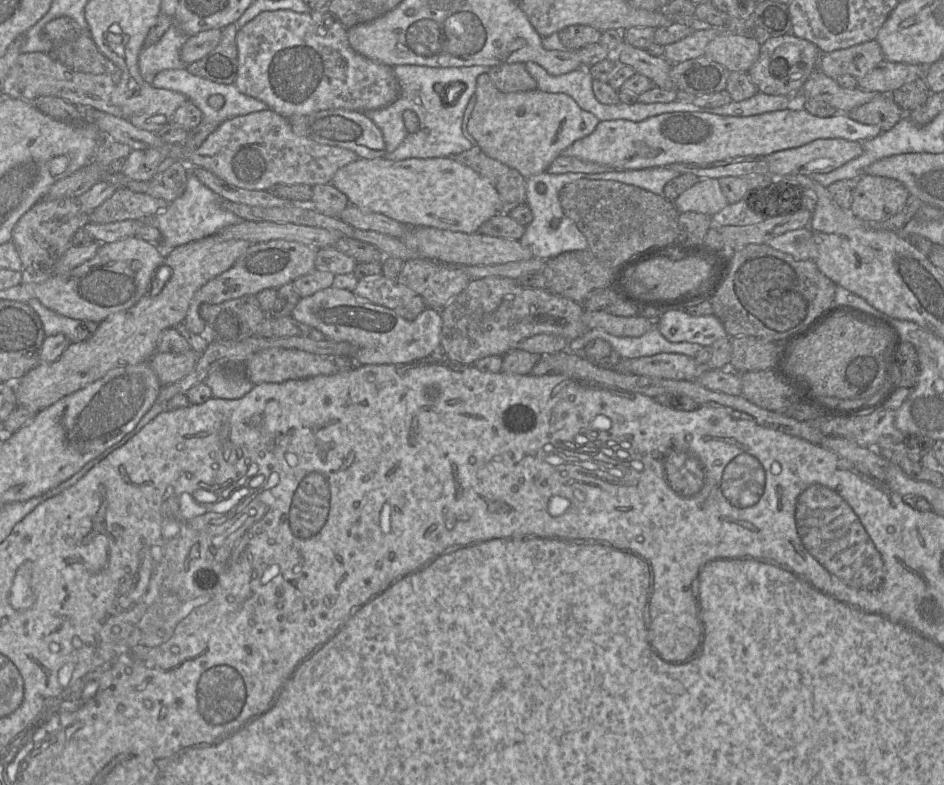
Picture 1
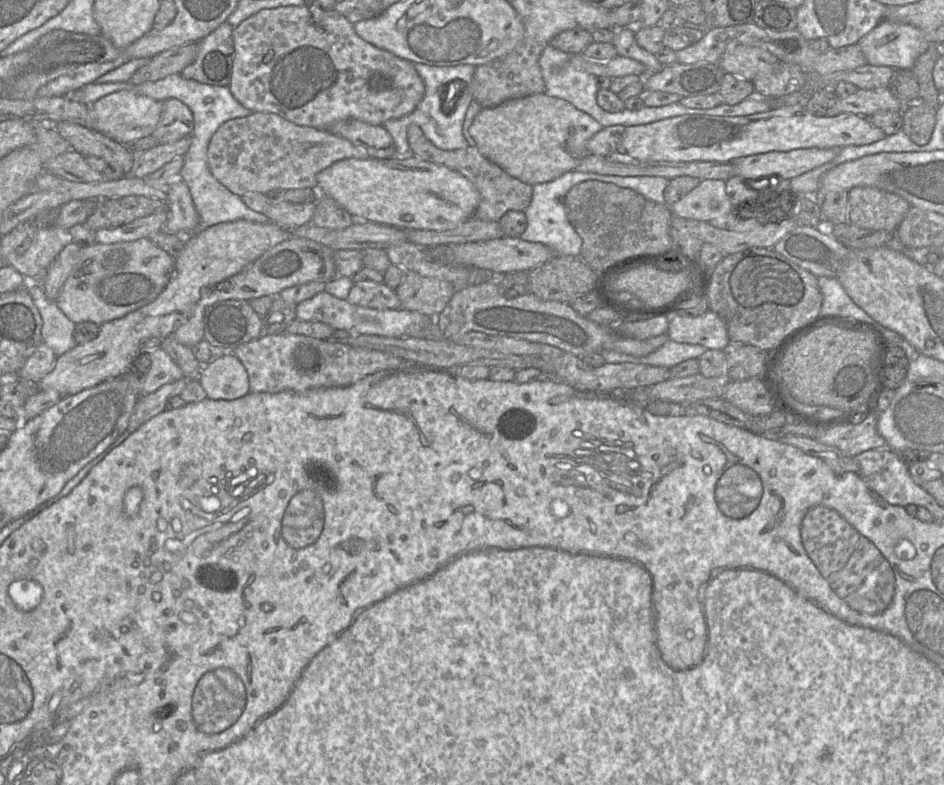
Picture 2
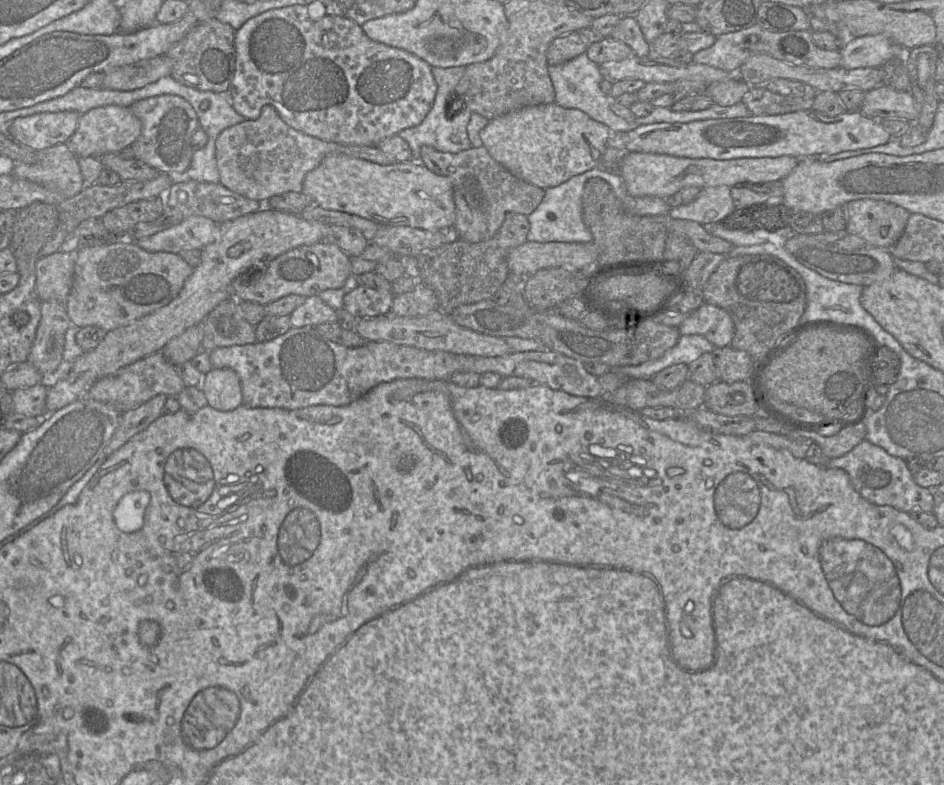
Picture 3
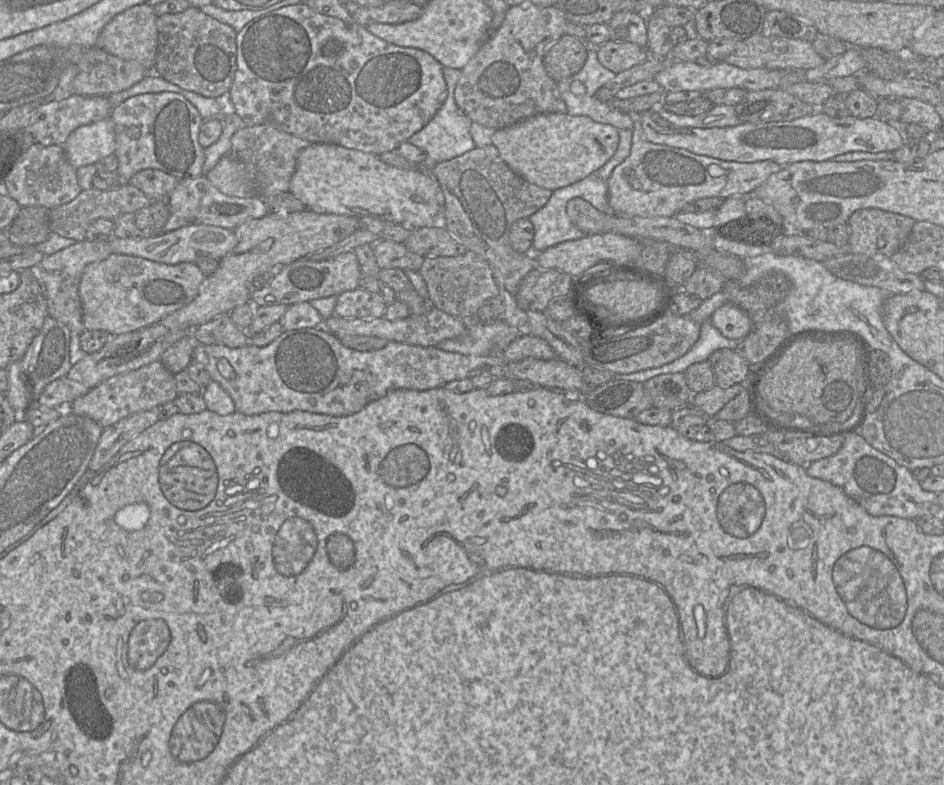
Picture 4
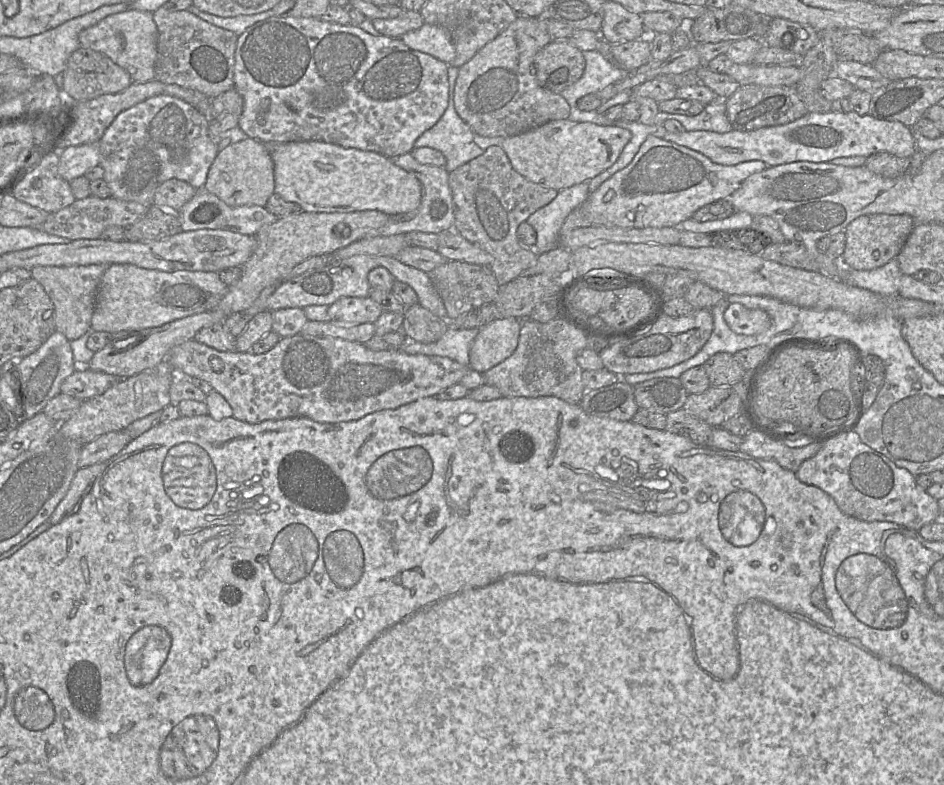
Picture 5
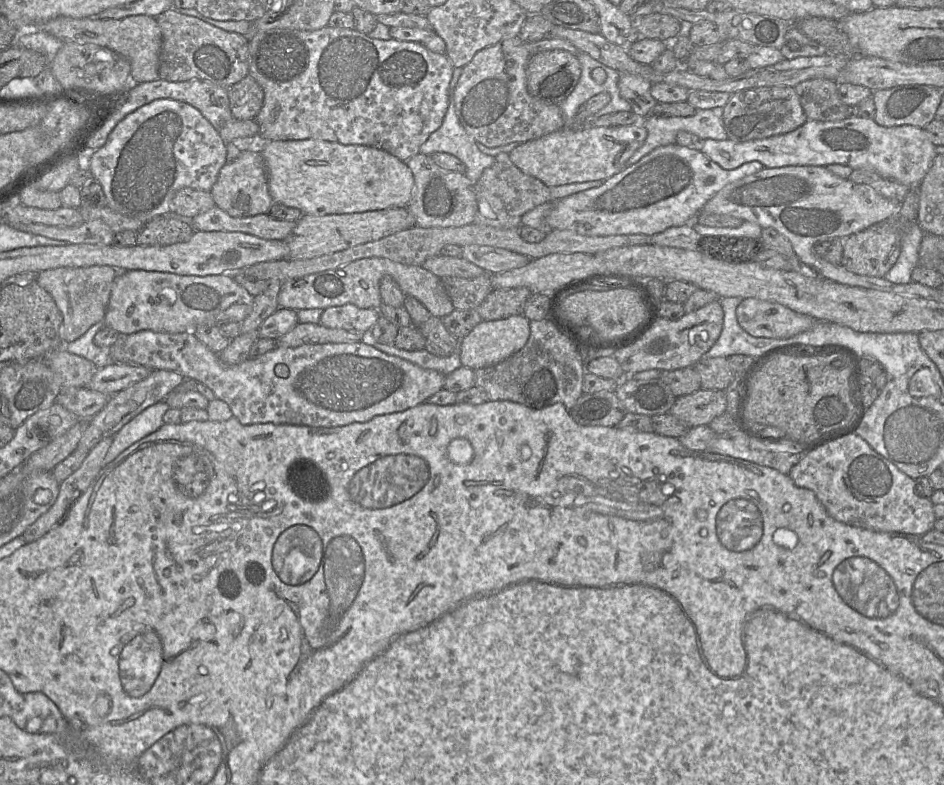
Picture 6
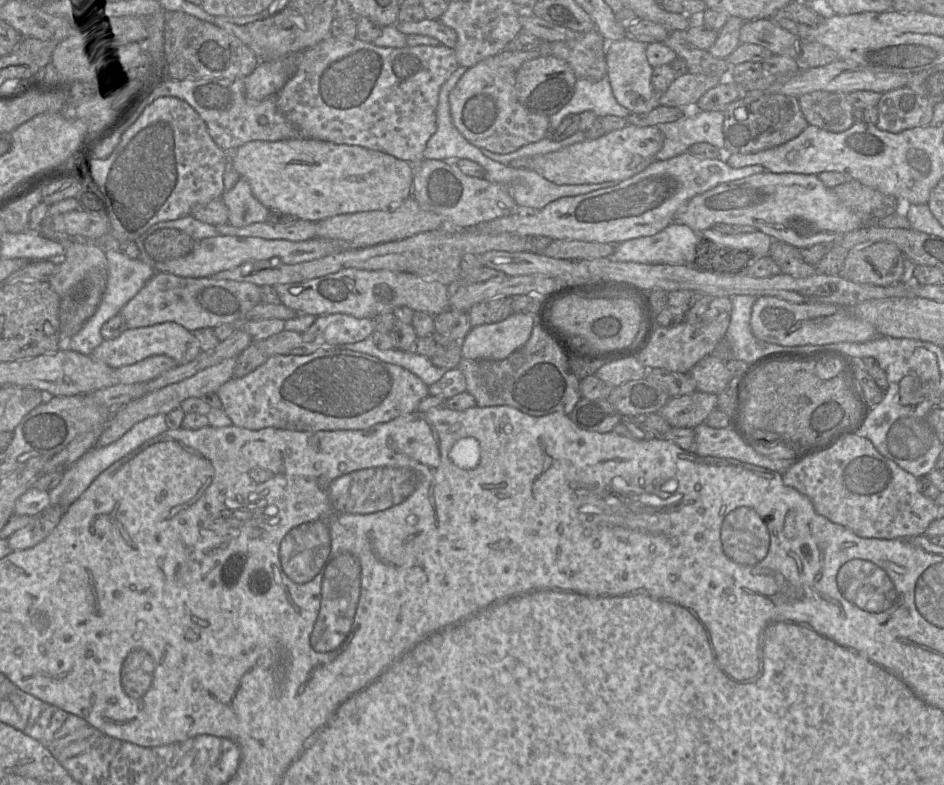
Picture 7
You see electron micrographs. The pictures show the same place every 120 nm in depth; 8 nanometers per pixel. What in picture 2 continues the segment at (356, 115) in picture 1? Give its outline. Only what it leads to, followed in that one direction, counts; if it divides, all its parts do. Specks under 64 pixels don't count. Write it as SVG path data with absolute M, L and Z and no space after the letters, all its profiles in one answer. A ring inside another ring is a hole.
M349 118L330 124L326 130L365 148L371 158L388 159L395 153L393 138L382 125L371 125Z

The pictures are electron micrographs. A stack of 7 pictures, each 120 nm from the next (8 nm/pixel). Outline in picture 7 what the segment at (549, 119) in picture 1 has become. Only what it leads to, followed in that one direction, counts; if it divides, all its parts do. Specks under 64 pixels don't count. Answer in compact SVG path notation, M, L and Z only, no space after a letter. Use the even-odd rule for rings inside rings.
M628 124L620 130L607 132L594 140L585 139L555 152L514 160L510 166L535 171L557 185L623 181L656 161L656 155L661 150L663 142L664 135L657 126L641 127Z

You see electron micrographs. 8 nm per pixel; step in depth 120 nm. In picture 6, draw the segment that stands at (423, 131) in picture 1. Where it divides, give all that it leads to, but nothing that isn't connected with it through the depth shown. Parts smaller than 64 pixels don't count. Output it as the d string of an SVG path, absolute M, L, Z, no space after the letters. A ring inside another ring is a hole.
M454 68L448 89L448 108L441 126L420 146L420 152L429 155L444 152L456 156L466 166L465 176L474 185L483 171L495 162L495 157L482 153L476 140L467 133L455 111L454 92L463 68Z

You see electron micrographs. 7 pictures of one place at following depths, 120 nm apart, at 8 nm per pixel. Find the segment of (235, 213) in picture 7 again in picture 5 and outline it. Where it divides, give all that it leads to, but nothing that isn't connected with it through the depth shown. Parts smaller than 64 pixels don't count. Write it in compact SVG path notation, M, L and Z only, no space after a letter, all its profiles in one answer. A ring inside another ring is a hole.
M247 138L219 151L211 165L205 188L229 206L263 206L275 192L274 162L269 147L255 138Z

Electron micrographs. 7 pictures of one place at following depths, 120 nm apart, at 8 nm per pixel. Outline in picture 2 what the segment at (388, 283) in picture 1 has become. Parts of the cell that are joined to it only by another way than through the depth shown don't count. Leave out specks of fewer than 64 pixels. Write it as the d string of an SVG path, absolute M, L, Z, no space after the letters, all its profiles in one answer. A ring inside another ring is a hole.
M364 282L354 284L346 300L355 305L377 309L399 309L401 302L395 290L385 283Z

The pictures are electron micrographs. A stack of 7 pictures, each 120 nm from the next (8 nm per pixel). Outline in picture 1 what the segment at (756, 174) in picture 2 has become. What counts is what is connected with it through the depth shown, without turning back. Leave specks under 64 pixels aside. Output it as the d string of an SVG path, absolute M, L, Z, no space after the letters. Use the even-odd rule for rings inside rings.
M842 138L816 139L803 146L766 156L773 177L830 172L863 153L862 142Z

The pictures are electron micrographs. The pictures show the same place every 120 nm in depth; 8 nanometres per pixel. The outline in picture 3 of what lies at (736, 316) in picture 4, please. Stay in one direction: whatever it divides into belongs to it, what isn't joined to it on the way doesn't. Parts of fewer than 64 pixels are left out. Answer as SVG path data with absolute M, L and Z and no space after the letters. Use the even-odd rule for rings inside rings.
M708 303L686 315L678 330L681 335L701 335L716 348L730 346L735 332L731 315Z

